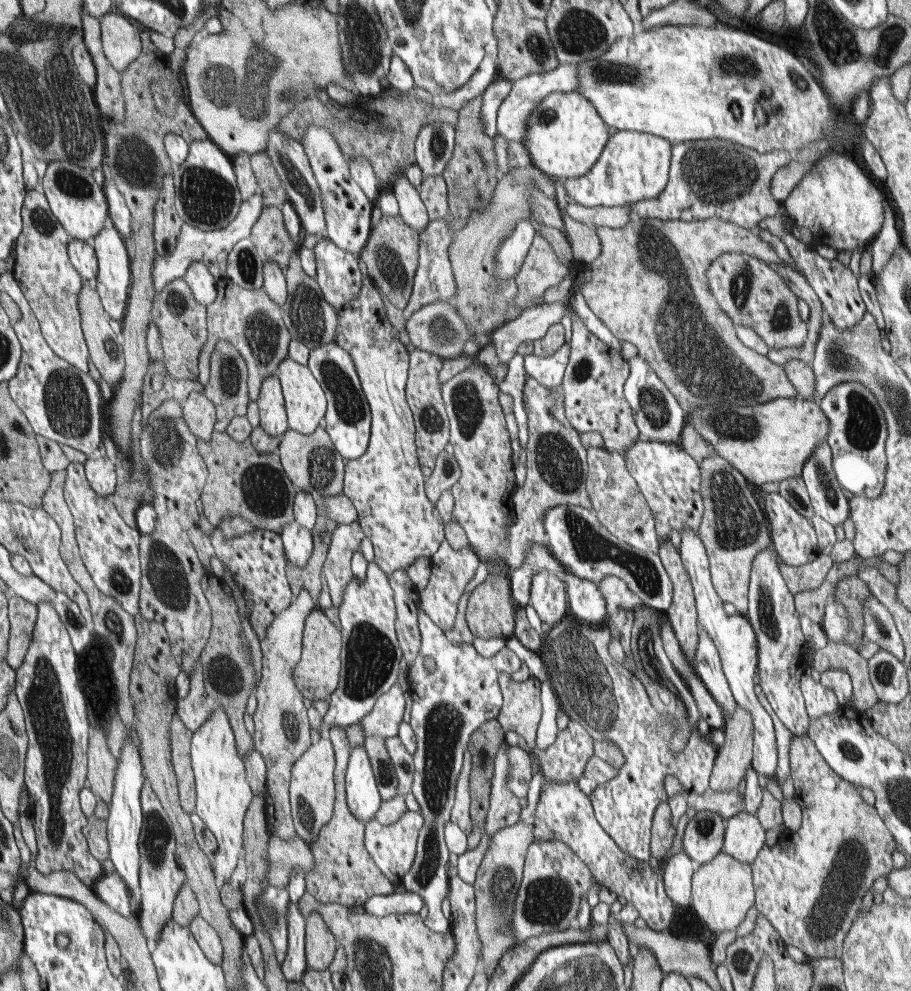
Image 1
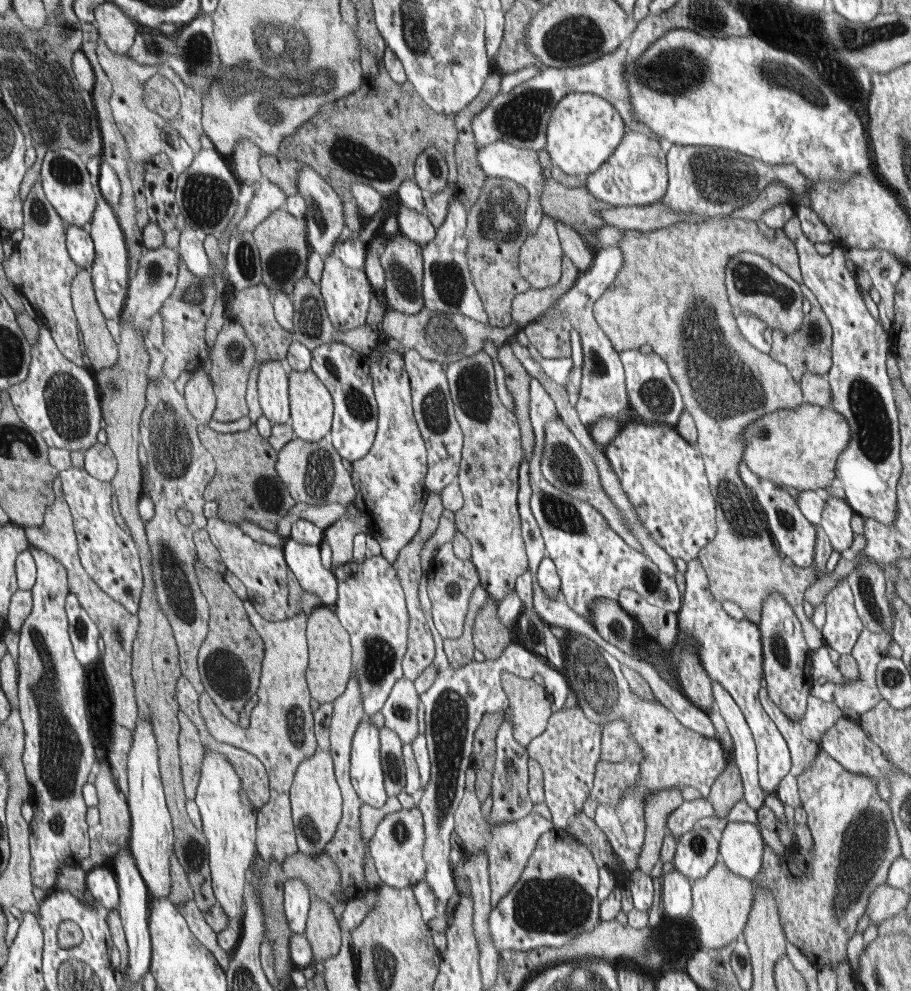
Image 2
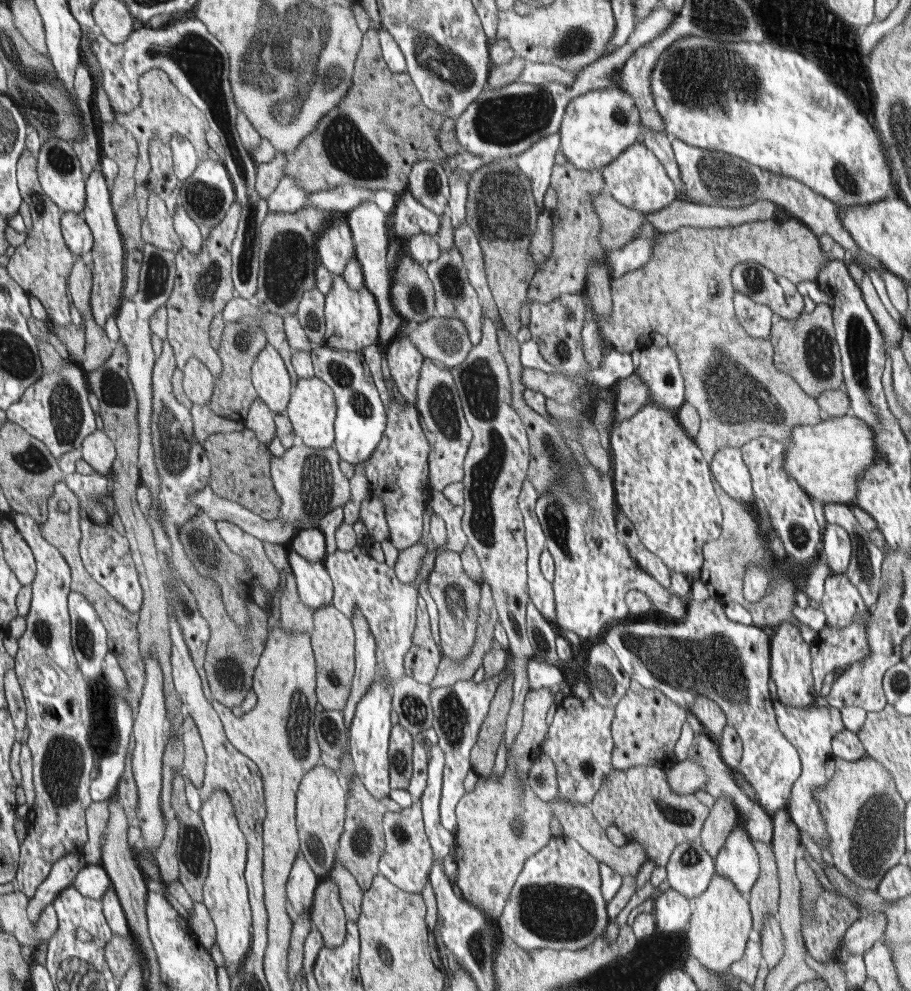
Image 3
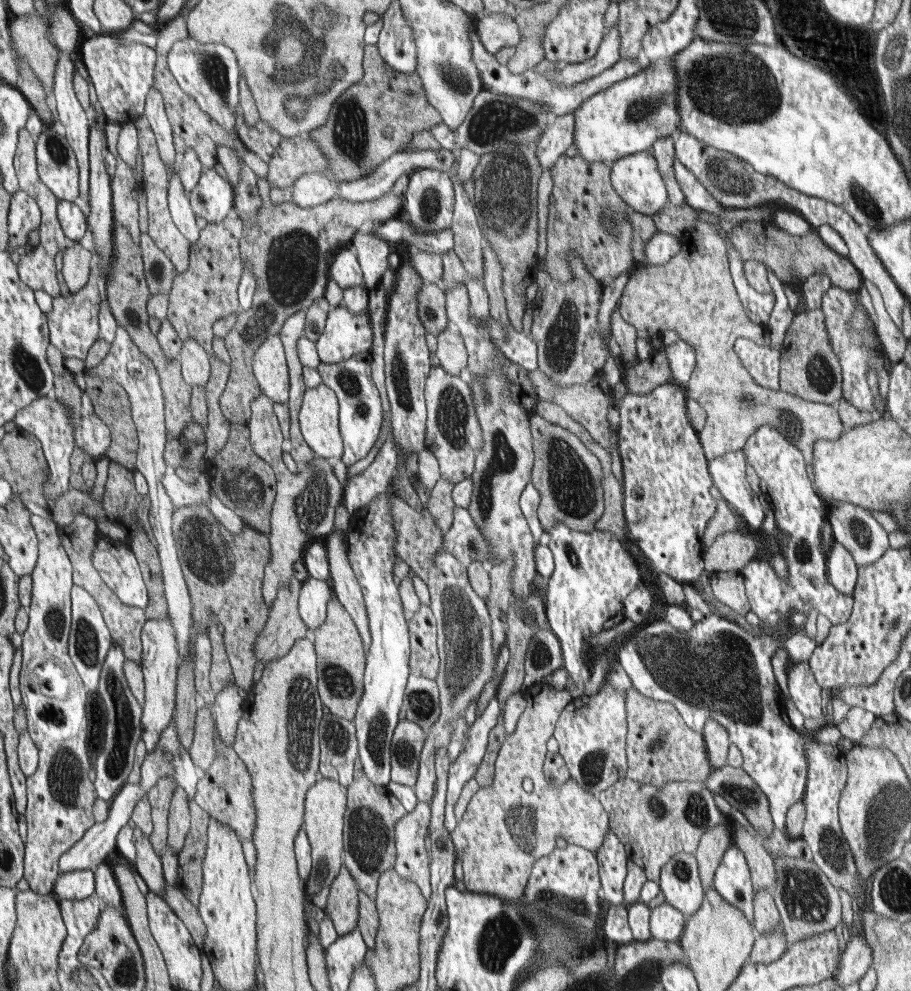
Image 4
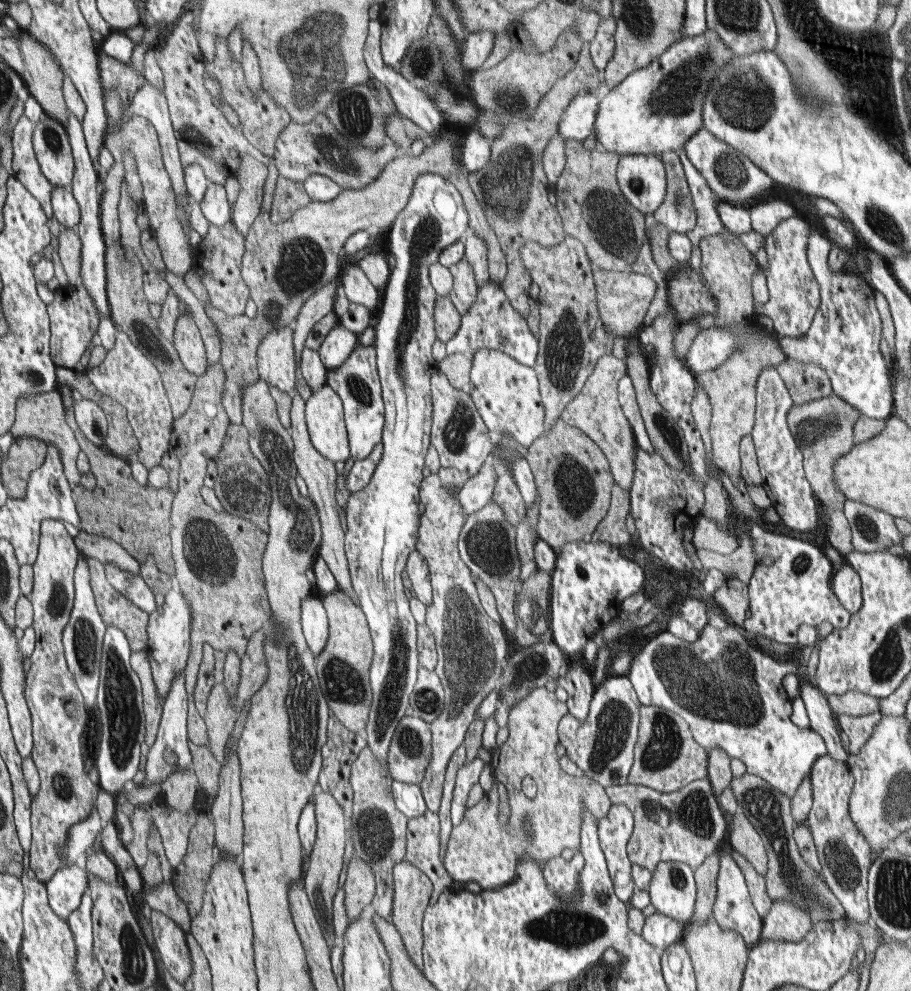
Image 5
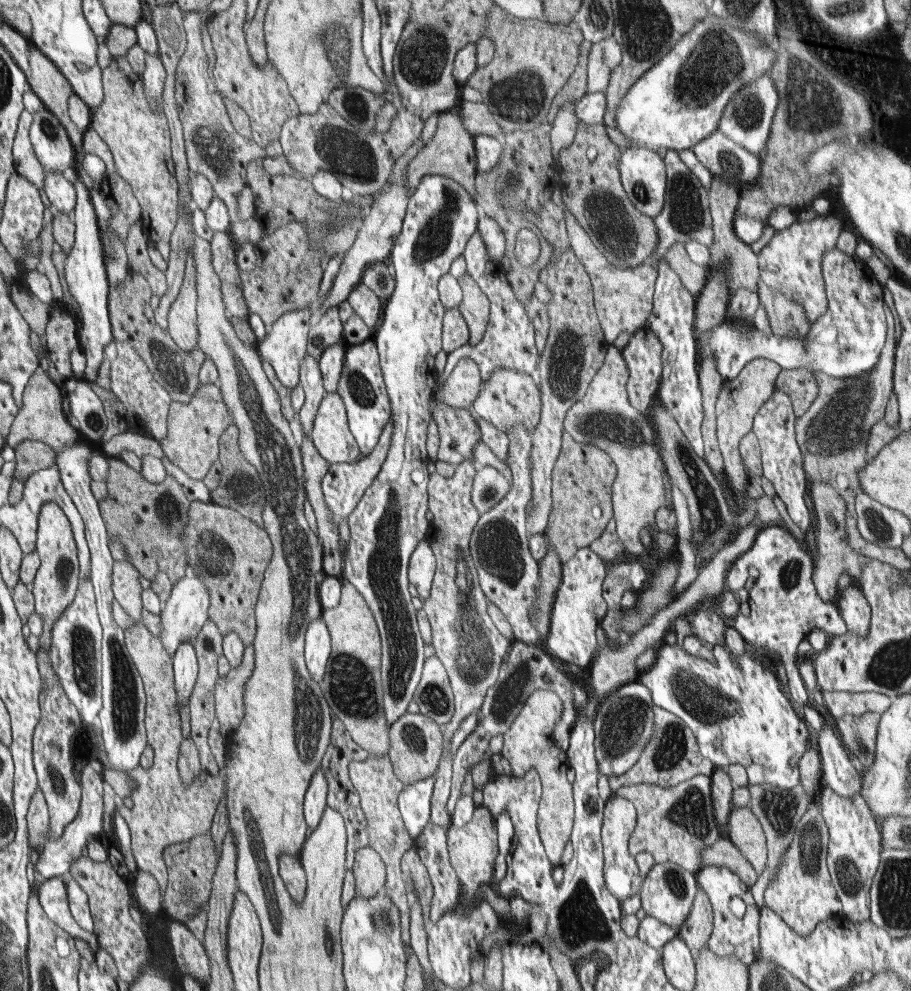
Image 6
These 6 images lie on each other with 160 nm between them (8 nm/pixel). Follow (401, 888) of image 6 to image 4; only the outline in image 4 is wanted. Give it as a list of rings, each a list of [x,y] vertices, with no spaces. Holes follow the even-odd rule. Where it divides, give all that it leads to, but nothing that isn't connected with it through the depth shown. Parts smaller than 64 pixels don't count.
[[[357,759],[354,766],[353,782],[347,789],[347,810],[344,816],[343,825],[343,867],[348,869],[350,876],[356,880],[359,890],[368,895],[373,901],[377,897],[378,879],[380,875],[393,868],[396,862],[396,841],[394,838],[394,827],[402,817],[407,814],[401,803],[392,797],[392,794],[385,786],[376,786],[365,776]]]

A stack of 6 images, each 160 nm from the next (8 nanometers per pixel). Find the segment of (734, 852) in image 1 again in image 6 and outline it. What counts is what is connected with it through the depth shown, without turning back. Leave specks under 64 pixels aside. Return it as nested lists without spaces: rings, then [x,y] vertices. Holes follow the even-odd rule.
[[[708,865],[702,867],[695,874],[697,885],[704,891],[711,902],[713,929],[707,946],[718,956],[736,956],[740,962],[746,966],[752,964],[758,958],[759,952],[759,918],[761,915],[760,907],[755,903],[755,898],[750,888],[734,873],[730,868],[719,865]]]

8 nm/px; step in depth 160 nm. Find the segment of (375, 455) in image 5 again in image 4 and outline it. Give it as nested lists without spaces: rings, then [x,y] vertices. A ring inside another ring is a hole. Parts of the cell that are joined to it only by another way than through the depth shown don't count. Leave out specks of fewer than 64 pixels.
[[[389,424],[386,443],[382,445],[374,461],[363,472],[347,480],[342,501],[352,515],[387,489],[397,466],[398,450],[394,439],[392,425]]]

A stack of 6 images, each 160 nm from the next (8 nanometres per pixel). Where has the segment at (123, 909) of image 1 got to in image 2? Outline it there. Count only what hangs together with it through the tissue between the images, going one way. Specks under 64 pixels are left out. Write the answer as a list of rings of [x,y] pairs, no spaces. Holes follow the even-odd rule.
[[[94,866],[86,874],[86,889],[94,900],[105,906],[108,910],[119,906],[118,882],[112,869],[103,866]]]

